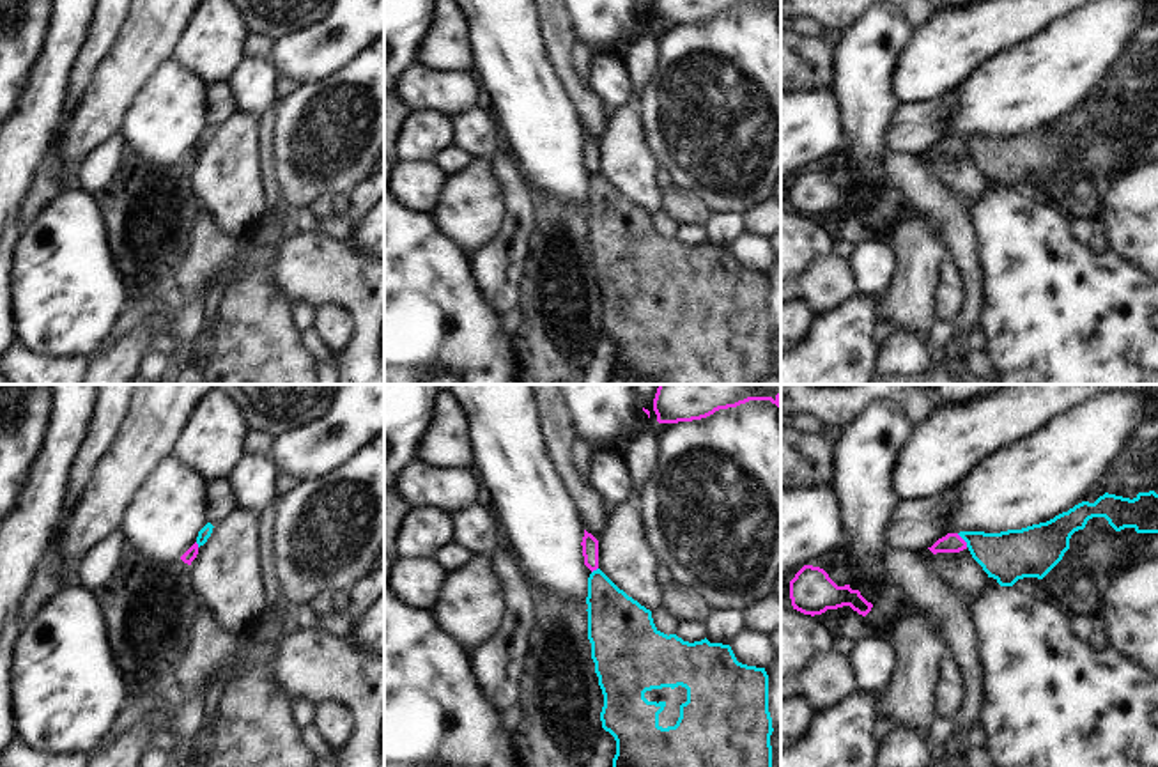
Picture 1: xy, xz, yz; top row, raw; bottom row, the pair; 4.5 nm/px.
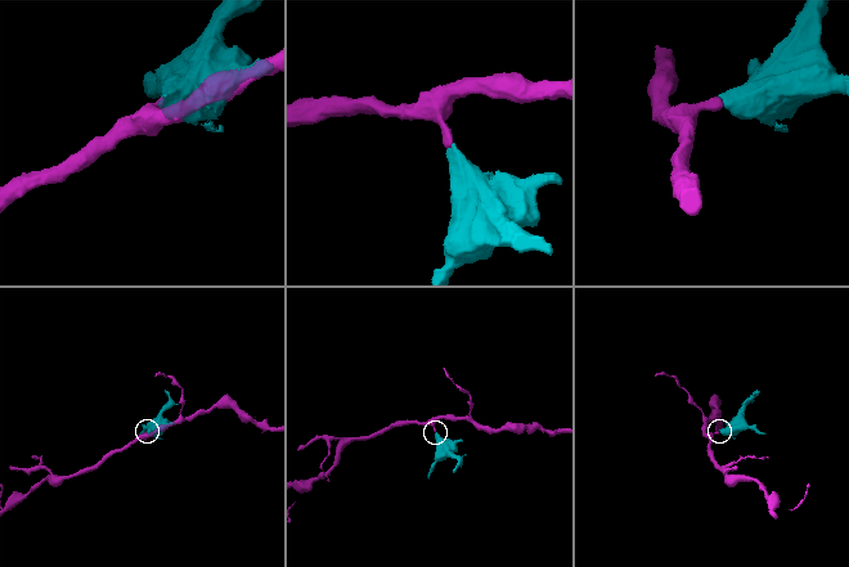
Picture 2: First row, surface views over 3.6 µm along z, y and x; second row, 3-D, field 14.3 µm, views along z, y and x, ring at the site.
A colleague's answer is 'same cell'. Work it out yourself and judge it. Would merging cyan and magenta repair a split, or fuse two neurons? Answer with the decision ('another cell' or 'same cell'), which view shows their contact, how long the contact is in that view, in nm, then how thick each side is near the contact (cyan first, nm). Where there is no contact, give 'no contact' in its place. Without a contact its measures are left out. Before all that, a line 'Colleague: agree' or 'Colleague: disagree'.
Colleague: disagree
another cell; contact in yz; length 80 nm; calibres 220 and 90 nm

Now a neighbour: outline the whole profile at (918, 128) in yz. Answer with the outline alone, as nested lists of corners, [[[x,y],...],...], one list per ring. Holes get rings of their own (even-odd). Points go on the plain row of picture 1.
[[[946,97],[903,105],[892,122],[891,149],[896,154],[915,154],[921,158],[938,142],[949,136],[951,105],[956,99]]]

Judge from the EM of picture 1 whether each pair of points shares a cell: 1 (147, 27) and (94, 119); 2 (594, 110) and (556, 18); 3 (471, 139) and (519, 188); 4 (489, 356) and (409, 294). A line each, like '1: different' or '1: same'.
1: same
2: same
3: different
4: same

